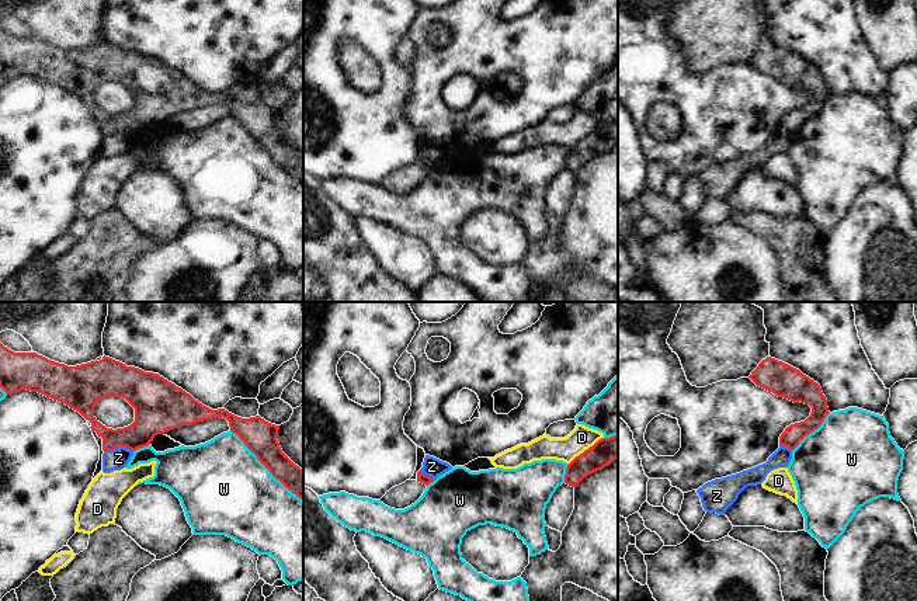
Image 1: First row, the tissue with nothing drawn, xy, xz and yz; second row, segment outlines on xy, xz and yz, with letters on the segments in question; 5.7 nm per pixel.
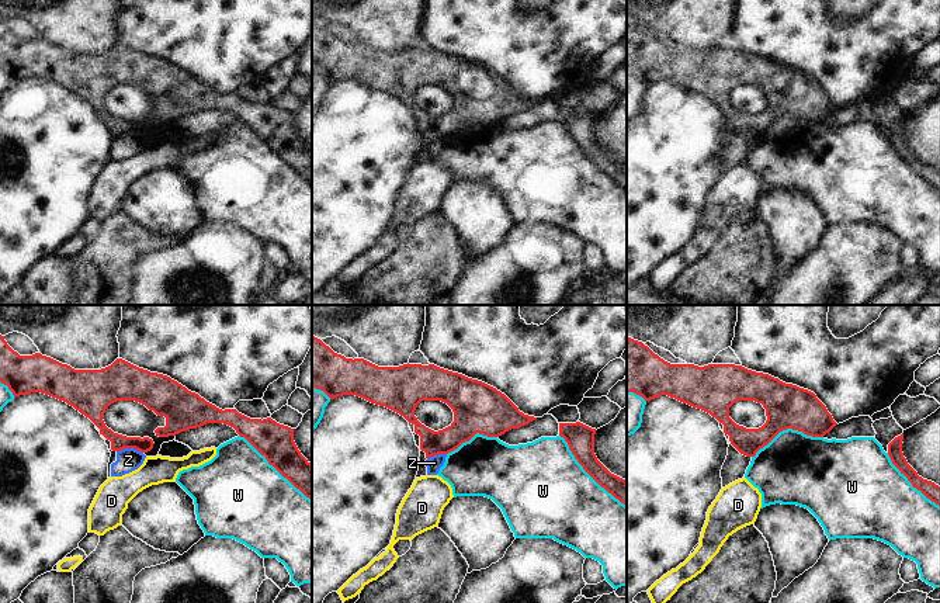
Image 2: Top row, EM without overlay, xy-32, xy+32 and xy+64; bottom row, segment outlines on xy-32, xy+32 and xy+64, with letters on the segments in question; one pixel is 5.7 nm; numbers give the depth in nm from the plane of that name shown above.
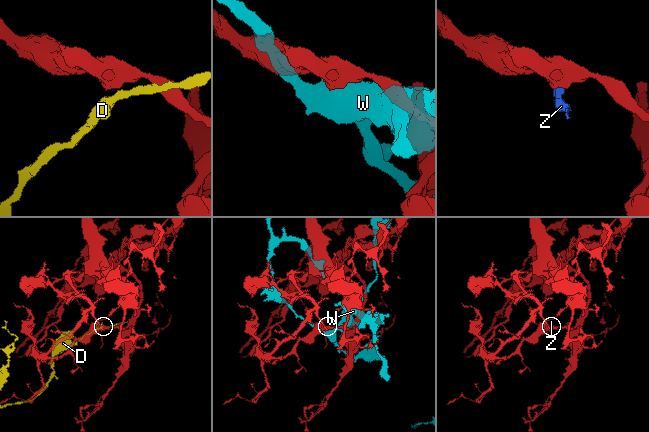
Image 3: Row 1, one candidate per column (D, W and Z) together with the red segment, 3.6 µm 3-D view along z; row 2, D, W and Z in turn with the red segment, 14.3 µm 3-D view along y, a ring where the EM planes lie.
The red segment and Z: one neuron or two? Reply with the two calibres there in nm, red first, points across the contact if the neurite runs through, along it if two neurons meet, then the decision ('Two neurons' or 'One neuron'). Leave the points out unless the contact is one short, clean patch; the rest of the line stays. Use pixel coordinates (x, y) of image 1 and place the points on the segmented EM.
Thickness 200 nm (red) against 120 nm. Boundary: xy (132, 450), (115, 447), (104, 452). Two neurons

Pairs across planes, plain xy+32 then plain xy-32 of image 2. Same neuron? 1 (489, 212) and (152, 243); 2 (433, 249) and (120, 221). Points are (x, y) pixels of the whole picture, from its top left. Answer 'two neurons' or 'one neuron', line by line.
1: two neurons
2: one neuron

